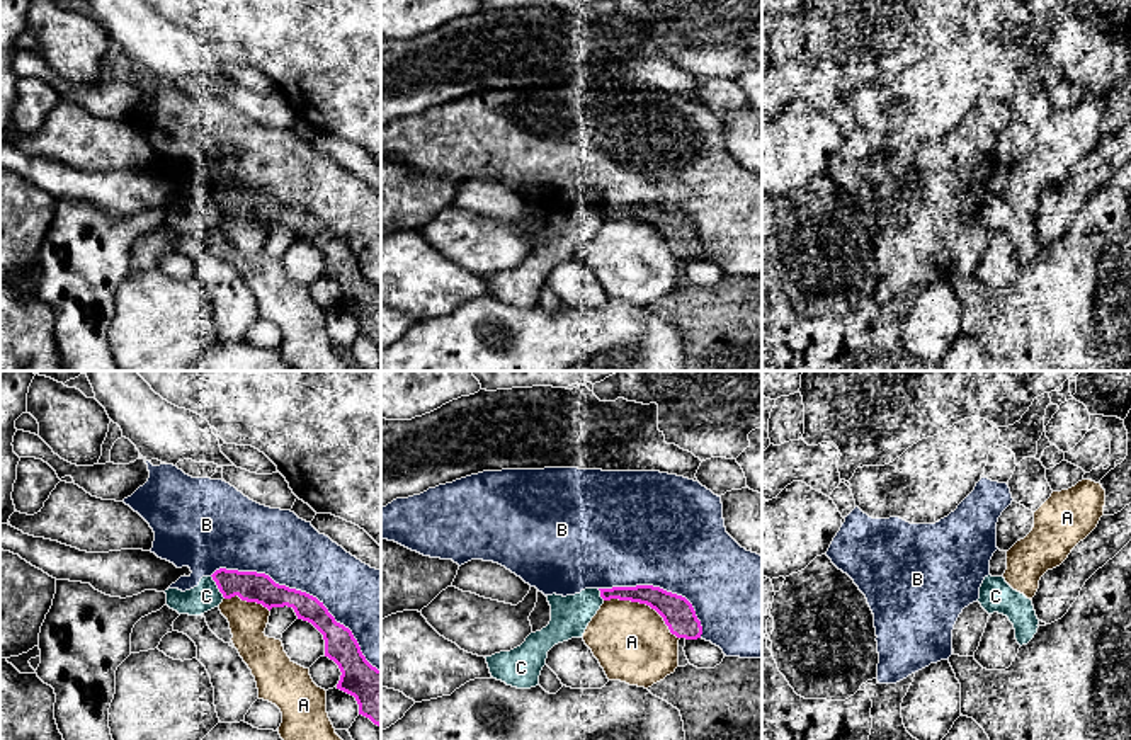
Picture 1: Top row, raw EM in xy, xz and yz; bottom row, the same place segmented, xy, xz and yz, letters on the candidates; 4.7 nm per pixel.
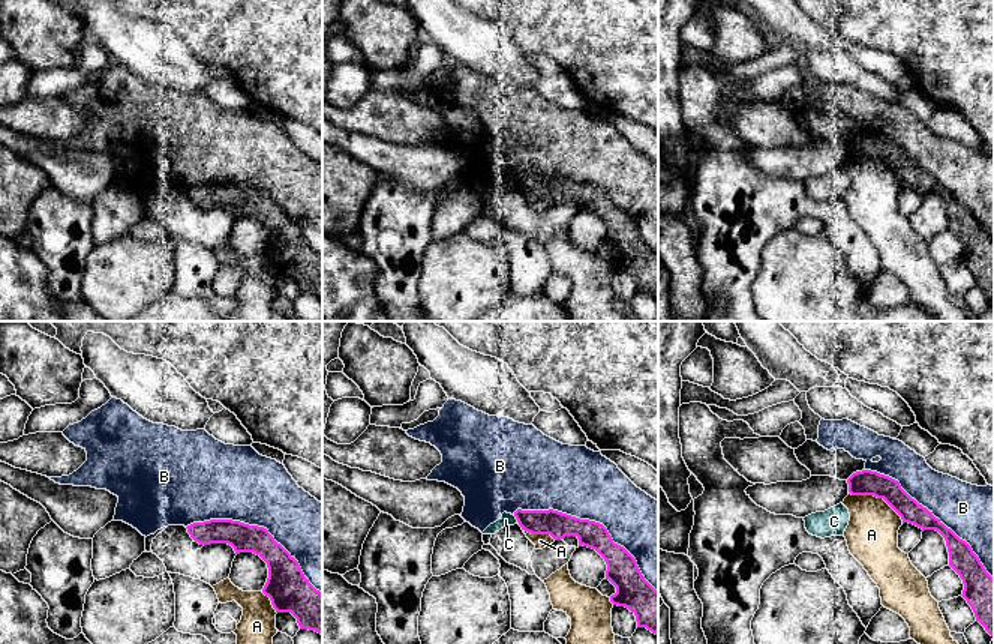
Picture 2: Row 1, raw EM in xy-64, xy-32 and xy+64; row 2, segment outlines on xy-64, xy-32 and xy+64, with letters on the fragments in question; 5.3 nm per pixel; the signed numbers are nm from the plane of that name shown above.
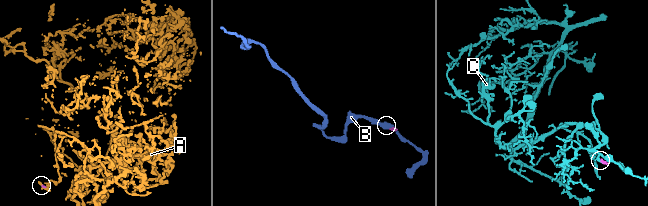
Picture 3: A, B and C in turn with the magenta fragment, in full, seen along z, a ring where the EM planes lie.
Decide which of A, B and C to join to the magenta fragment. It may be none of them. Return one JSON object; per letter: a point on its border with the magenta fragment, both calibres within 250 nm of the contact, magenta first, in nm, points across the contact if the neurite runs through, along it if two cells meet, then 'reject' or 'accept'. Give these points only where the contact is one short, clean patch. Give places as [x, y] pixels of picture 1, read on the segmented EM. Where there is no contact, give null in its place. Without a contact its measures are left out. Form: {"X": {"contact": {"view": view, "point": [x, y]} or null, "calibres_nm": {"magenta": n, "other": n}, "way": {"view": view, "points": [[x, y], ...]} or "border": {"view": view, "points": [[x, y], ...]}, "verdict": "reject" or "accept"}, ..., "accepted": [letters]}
{"A": {"contact": {"view": "xz", "point": [645, 603]}, "calibres_nm": {"magenta": 150, "other": 360}, "verdict": "reject"}, "B": {"contact": {"view": "xy", "point": [300, 591]}, "calibres_nm": {"magenta": 140, "other": 320}, "verdict": "reject"}, "C": {"contact": {"view": "xy", "point": [218, 587]}, "calibres_nm": {"magenta": 140, "other": 140}, "verdict": "reject"}, "accepted": []}

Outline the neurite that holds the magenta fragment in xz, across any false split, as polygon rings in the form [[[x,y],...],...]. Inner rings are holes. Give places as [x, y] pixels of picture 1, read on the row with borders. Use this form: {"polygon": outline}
{"polygon": [[[653,585],[599,589],[604,601],[619,599],[646,604],[655,609],[677,638],[697,640],[702,635],[701,621],[692,604],[677,594]]]}

